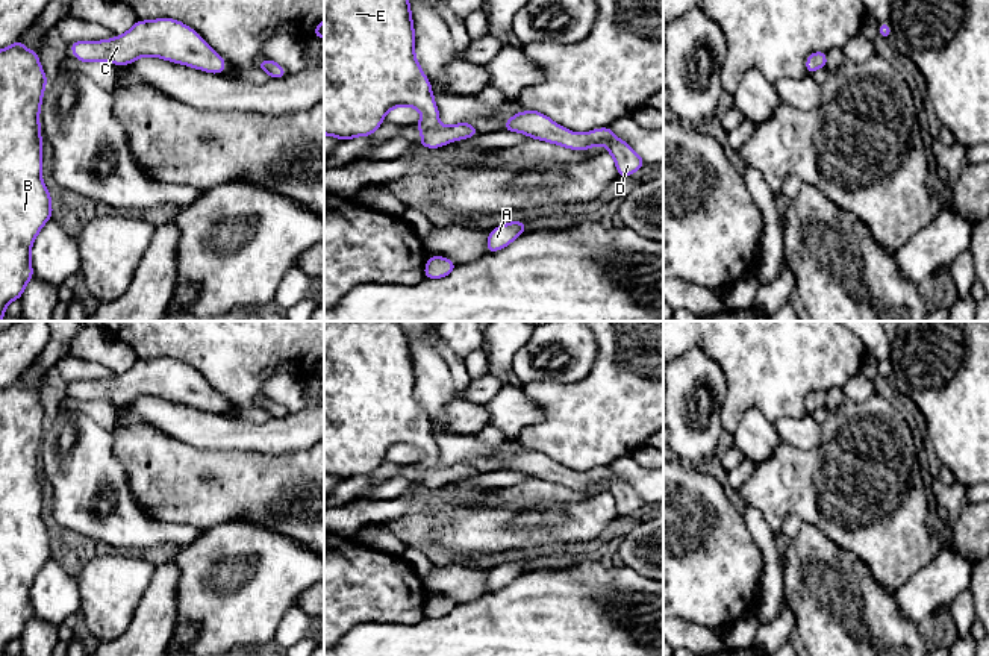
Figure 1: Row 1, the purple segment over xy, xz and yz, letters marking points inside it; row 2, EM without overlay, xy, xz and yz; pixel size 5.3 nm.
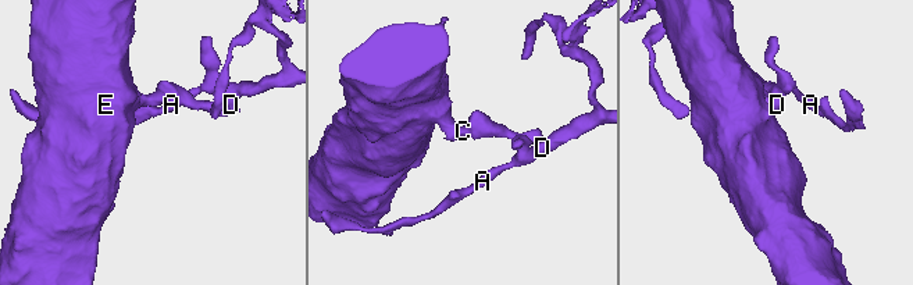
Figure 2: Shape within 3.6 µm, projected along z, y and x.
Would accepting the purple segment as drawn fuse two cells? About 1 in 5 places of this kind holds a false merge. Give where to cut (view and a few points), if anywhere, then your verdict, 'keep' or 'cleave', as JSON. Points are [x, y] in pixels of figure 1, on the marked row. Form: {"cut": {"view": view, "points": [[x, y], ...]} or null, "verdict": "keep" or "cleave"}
{"cut": null, "verdict": "keep"}

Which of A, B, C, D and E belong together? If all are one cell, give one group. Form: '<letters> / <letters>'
A B C D E

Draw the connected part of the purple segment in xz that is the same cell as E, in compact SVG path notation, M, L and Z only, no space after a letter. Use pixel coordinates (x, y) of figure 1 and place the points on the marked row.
M324 0L324 135L336 136L341 141L356 136L370 136L385 121L385 114L398 106L415 108L424 115L418 123L413 124L413 127L420 129L423 133L420 139L420 145L423 147L438 148L448 142L479 135L471 123L457 123L453 126L439 124L439 112L433 98L432 85L415 58L415 32L409 0Z

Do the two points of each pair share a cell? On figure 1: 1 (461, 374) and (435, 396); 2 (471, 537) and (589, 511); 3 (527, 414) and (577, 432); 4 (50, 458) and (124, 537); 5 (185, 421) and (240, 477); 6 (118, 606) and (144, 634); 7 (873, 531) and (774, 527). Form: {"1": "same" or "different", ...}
{"1": "different", "2": "same", "3": "different", "4": "same", "5": "different", "6": "different", "7": "same"}

